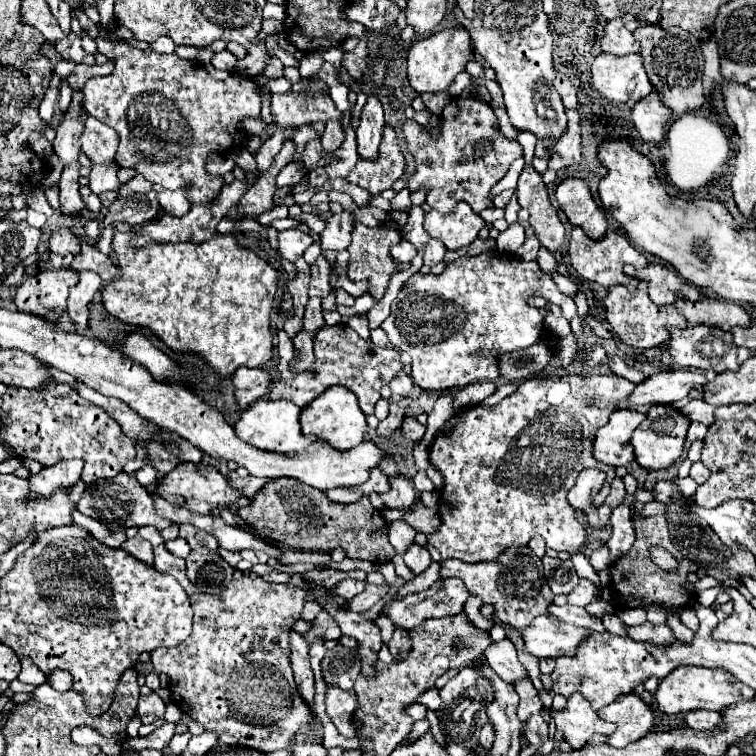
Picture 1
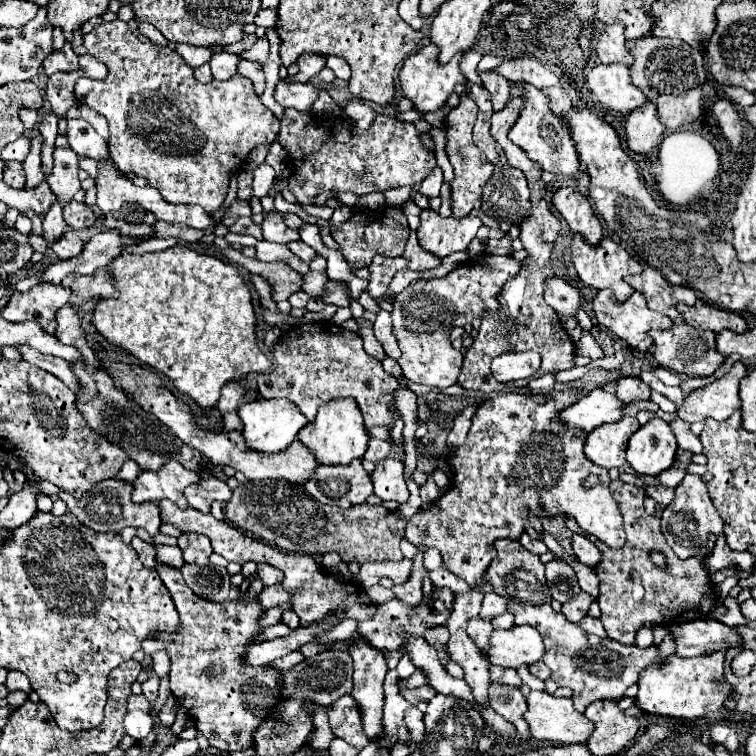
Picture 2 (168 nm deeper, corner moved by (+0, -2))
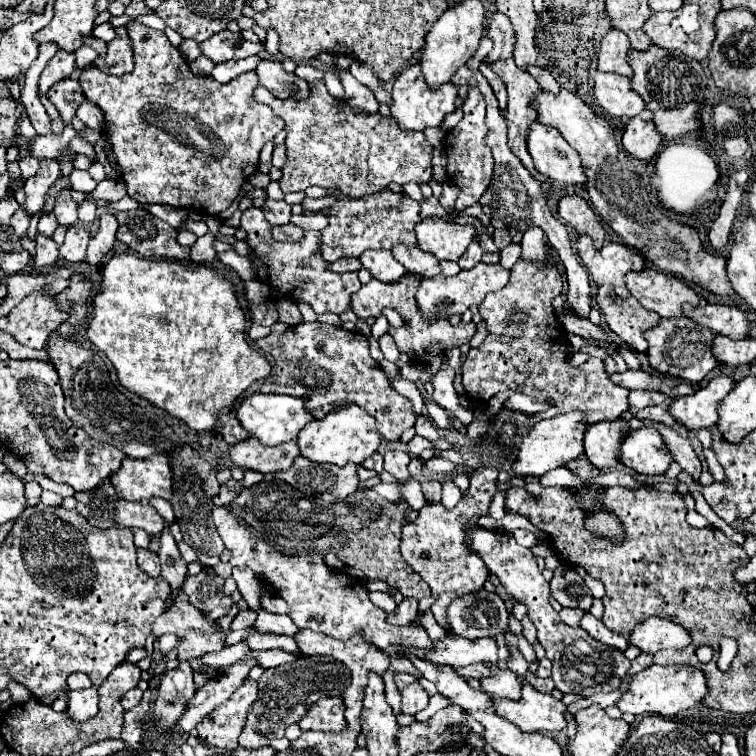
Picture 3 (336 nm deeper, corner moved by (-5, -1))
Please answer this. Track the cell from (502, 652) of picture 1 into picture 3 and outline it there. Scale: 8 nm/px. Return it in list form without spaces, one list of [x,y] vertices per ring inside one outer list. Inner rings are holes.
[[[477,591],[453,601],[447,609],[451,631],[459,637],[503,633],[509,627],[509,613],[495,591]]]

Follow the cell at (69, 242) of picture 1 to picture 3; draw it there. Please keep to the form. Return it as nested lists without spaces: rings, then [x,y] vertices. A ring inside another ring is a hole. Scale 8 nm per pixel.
[[[69,227],[63,245],[59,247],[59,255],[69,263],[79,263],[85,259],[85,249],[89,243],[89,231],[85,227]]]

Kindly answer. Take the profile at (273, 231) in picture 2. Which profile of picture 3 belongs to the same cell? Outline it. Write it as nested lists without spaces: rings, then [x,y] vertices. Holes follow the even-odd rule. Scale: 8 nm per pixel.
[[[267,199],[263,205],[265,219],[269,221],[271,227],[281,227],[291,223],[291,205],[285,201],[271,201]]]

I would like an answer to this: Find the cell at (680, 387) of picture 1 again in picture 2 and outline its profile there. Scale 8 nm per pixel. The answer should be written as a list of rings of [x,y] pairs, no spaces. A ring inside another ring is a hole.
[[[594,388],[588,396],[580,398],[576,404],[564,408],[558,416],[558,420],[568,430],[580,430],[590,432],[606,422],[616,422],[622,418],[624,402],[620,402],[616,396],[604,392],[602,388]]]

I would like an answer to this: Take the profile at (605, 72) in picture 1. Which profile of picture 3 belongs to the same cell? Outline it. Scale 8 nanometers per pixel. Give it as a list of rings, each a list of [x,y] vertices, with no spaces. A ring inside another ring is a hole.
[[[599,71],[593,89],[597,103],[613,117],[635,117],[645,109],[643,99],[631,91],[631,81],[625,75]]]

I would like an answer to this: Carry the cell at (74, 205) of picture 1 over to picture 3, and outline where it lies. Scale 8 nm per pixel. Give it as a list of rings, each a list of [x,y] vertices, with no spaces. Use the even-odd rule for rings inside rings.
[[[37,233],[35,243],[37,243],[37,249],[35,249],[35,261],[33,263],[35,263],[35,271],[39,273],[41,267],[51,265],[51,263],[57,261],[59,249],[57,249],[57,243],[51,237],[43,235],[43,233]]]

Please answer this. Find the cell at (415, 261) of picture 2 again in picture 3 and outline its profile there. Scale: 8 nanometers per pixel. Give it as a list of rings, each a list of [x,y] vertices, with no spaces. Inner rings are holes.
[[[397,245],[393,249],[393,255],[399,263],[405,265],[405,269],[413,275],[419,275],[419,277],[433,277],[437,273],[441,273],[441,267],[439,267],[439,261],[431,255],[431,253],[425,253],[421,251],[419,247],[405,247],[405,245]]]

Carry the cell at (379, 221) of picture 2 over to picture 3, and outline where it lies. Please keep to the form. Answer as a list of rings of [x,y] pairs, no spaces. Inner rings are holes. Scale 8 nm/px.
[[[329,191],[339,201],[329,211],[329,225],[321,231],[321,255],[327,263],[343,257],[359,257],[367,249],[393,249],[395,245],[413,247],[413,227],[419,221],[419,203],[405,193],[375,193],[363,199],[347,199],[339,191]]]

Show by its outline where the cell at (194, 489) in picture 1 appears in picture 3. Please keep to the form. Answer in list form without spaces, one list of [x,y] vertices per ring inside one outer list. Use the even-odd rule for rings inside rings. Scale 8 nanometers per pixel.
[[[169,455],[151,459],[125,457],[121,469],[111,475],[117,493],[127,501],[149,501],[151,497],[171,499],[171,461]]]

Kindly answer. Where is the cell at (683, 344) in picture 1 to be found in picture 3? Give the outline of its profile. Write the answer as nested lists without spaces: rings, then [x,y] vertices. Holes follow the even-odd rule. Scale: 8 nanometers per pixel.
[[[689,317],[681,319],[661,319],[659,327],[645,333],[645,339],[649,341],[647,357],[653,369],[659,373],[685,379],[689,383],[701,383],[711,369],[717,367],[717,359],[711,351],[715,333],[711,329],[705,329],[691,321]]]

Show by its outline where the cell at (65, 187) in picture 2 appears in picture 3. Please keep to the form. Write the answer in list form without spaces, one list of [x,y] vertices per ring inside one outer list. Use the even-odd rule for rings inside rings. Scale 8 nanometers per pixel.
[[[71,187],[61,189],[55,199],[55,209],[53,209],[59,225],[67,225],[67,227],[77,221],[77,203],[73,201],[71,191],[73,191]]]

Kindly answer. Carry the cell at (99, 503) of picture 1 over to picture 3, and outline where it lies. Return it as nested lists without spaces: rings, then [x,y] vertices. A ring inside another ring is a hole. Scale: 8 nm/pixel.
[[[103,483],[97,489],[91,491],[83,491],[83,493],[75,493],[77,499],[77,511],[93,525],[99,529],[111,529],[111,527],[139,527],[145,529],[149,535],[157,535],[163,529],[163,519],[157,513],[157,509],[153,505],[145,503],[133,503],[133,501],[125,501],[117,495],[115,487],[111,483]]]

